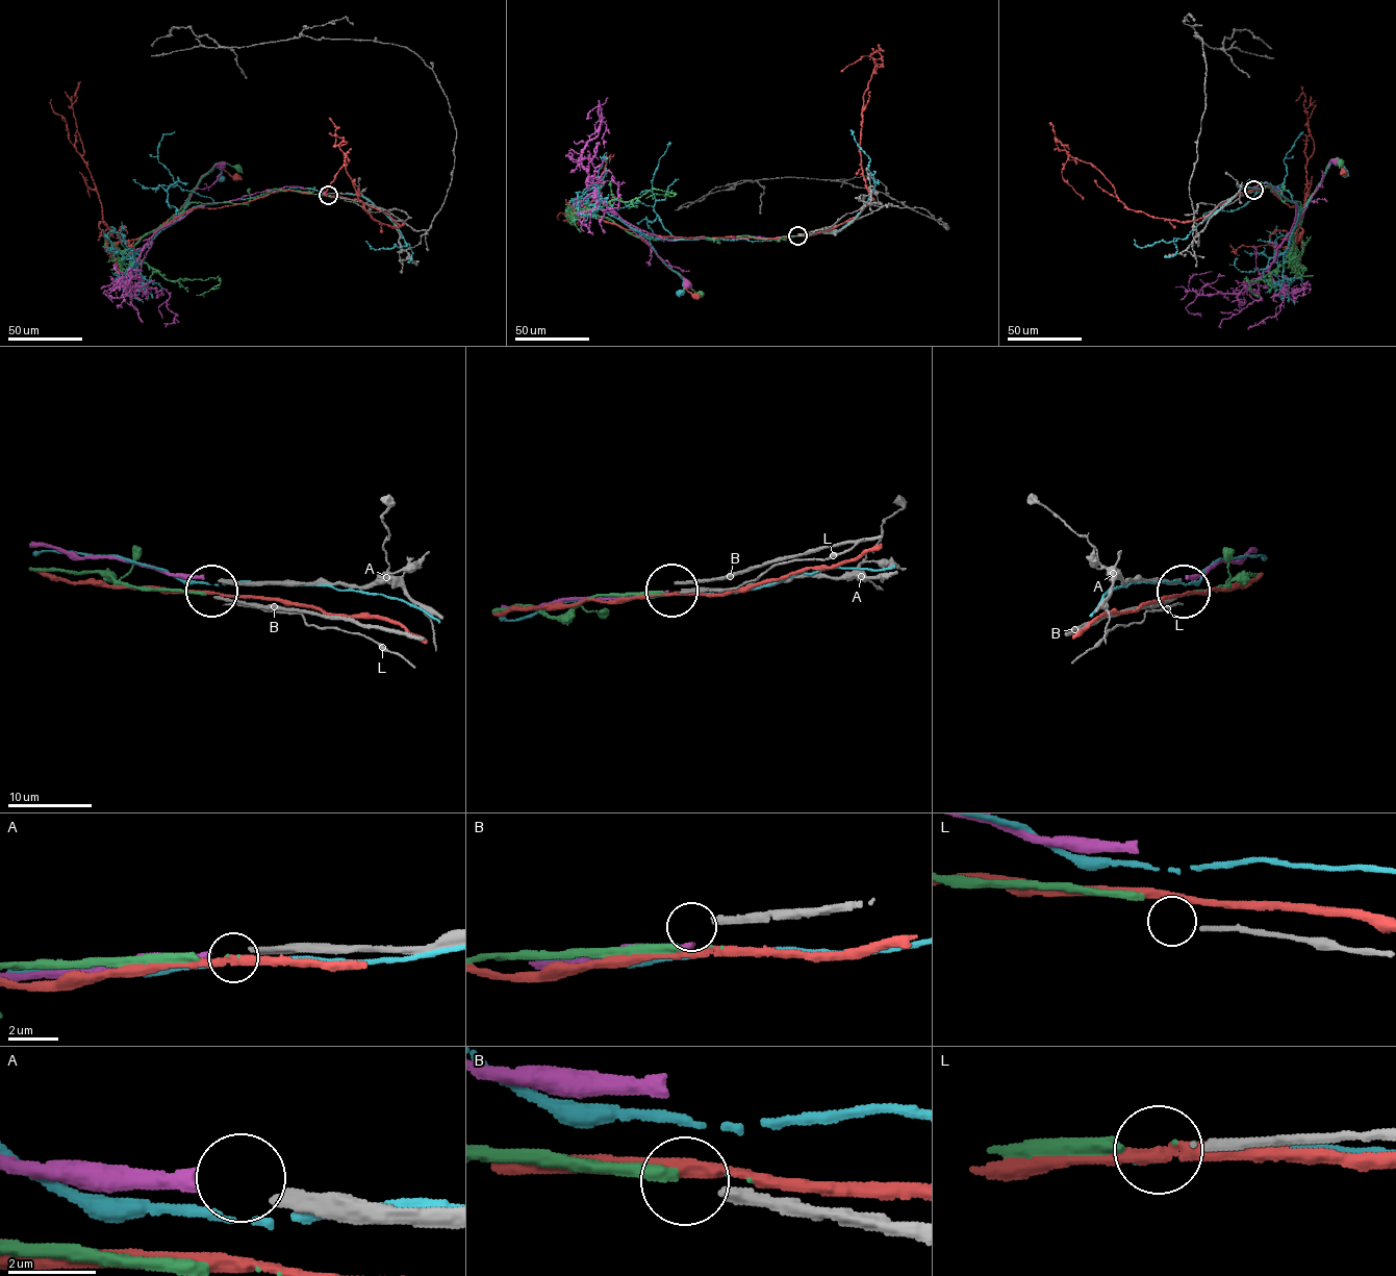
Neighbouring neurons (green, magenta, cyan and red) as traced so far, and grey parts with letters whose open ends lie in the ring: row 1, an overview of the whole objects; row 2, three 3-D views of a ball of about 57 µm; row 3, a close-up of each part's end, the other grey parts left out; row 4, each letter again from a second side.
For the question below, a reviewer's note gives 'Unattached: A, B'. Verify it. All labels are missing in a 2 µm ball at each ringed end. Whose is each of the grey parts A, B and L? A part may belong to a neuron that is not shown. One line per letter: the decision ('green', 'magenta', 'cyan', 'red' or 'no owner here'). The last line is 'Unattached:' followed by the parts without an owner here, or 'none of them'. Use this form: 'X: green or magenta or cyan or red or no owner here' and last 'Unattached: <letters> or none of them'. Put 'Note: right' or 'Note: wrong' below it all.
A: magenta
B: no owner here
L: no owner here
Unattached: B, L
Note: wrong

